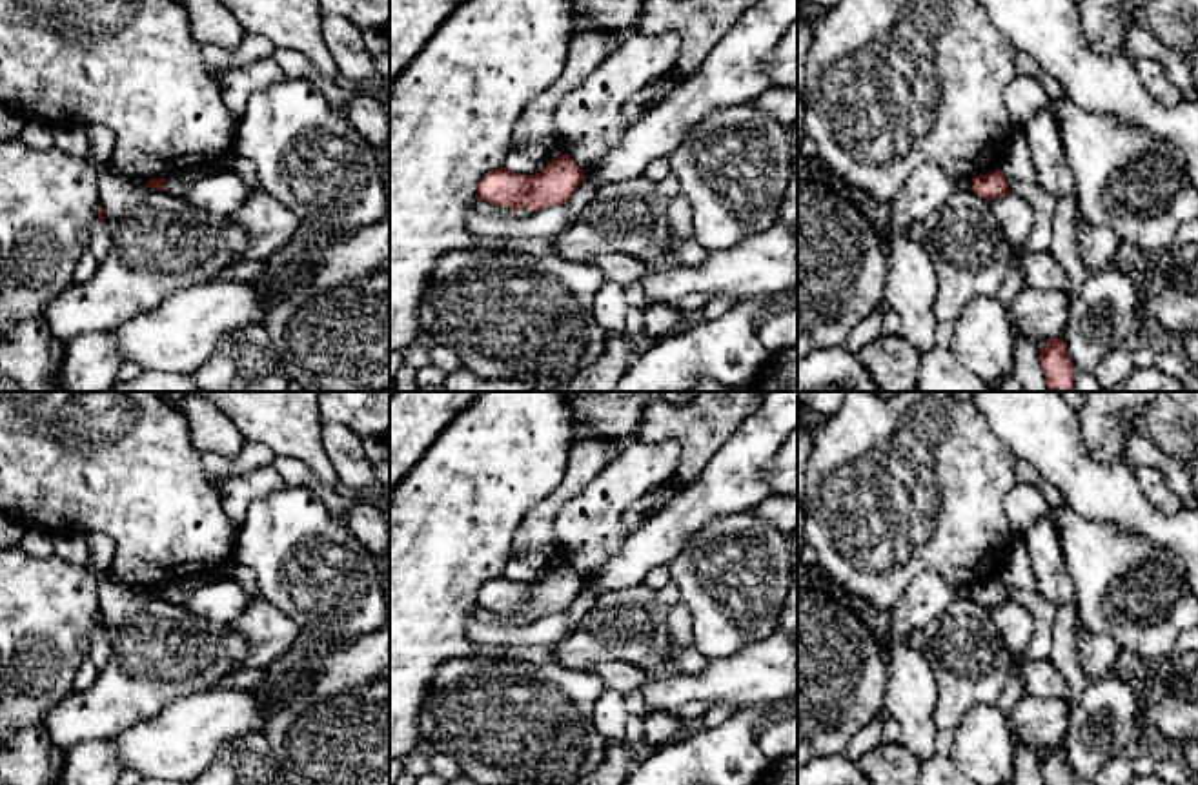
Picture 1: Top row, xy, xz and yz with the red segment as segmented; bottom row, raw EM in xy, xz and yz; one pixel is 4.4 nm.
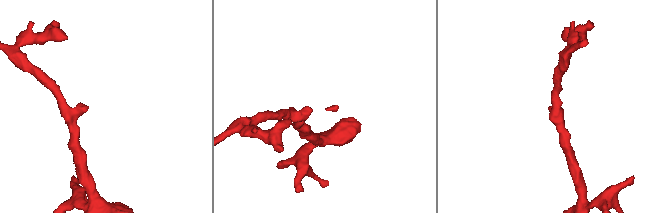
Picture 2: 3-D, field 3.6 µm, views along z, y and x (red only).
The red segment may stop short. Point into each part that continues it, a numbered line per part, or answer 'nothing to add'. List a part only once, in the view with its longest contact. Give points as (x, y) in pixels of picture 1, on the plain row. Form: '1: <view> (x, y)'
nothing to add

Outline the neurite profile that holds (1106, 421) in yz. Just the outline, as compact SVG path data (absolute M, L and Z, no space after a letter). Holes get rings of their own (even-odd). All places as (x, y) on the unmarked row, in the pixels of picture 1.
M1087 392L1083 408L1076 413L1080 437L1098 463L1125 461L1125 446L1132 437L1132 419L1143 412L1160 392Z

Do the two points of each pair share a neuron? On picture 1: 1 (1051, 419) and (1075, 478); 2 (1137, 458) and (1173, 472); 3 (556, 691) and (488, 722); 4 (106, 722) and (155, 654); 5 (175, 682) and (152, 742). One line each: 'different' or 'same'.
1: same
2: same
3: same
4: same
5: different

